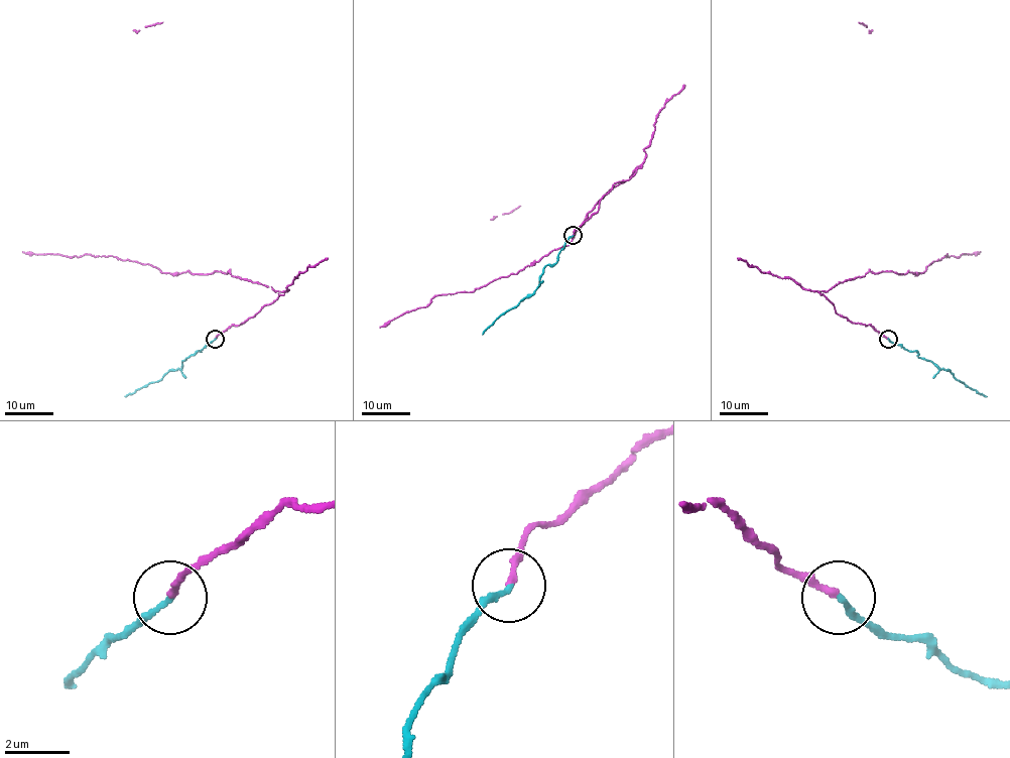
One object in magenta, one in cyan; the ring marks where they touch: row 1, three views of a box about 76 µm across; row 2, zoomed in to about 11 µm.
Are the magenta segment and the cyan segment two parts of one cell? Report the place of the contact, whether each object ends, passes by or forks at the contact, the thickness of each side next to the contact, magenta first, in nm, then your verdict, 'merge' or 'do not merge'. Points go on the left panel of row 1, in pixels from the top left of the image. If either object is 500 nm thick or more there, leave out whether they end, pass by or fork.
at (215, 339); magenta ends there; cyan ends there; 200 nm thick on the magenta side, 180 nm on the other; merge

